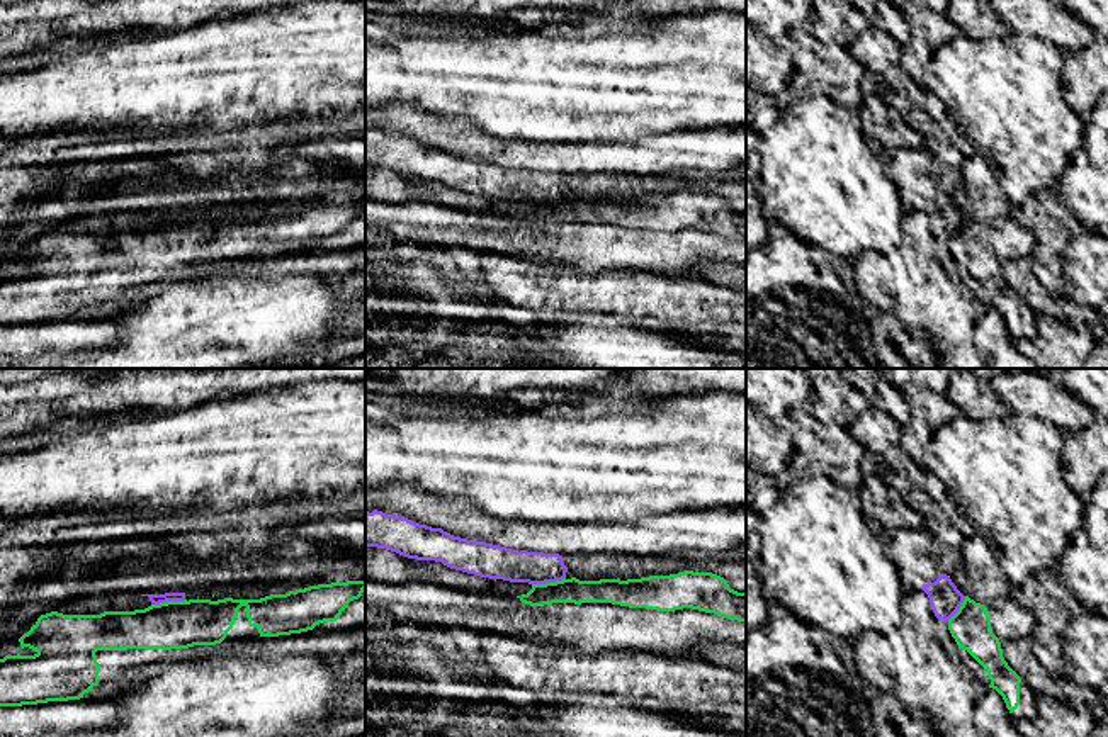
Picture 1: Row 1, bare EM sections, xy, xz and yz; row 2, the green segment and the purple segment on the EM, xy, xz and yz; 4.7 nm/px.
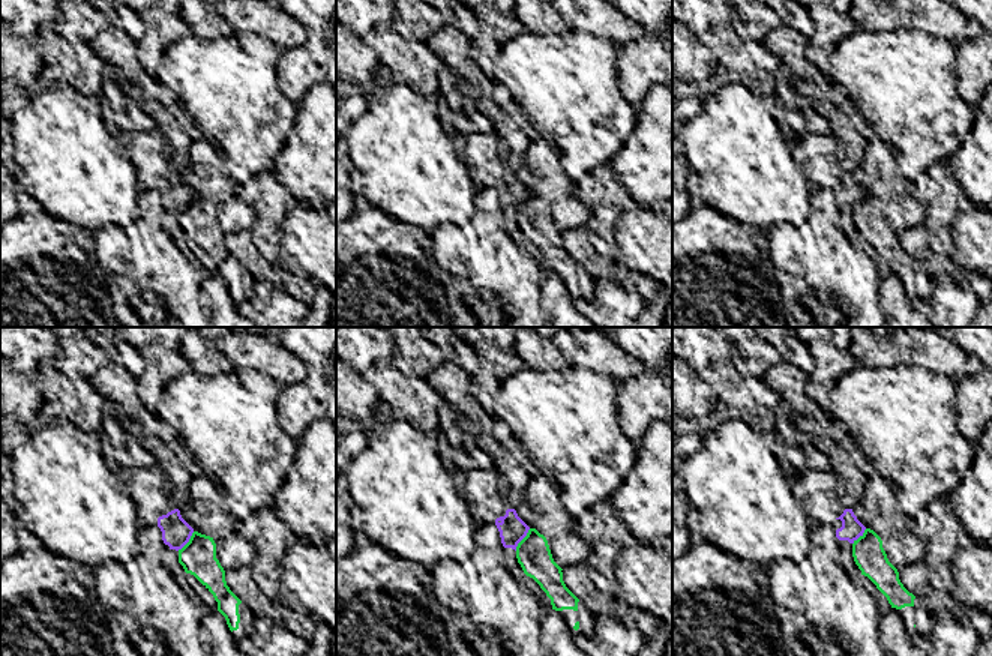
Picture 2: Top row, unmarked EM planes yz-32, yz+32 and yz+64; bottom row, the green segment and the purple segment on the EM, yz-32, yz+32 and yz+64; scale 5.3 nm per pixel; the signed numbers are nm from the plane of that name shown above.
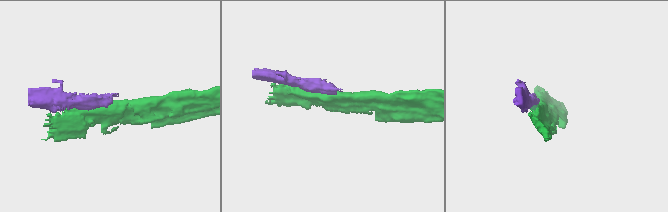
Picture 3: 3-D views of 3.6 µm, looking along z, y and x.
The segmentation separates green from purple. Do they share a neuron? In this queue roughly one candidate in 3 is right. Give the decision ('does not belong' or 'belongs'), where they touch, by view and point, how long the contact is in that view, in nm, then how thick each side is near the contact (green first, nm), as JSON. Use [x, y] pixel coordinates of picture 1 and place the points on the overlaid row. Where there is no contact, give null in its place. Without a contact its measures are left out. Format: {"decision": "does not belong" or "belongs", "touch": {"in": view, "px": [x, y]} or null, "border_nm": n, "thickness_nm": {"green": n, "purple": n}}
{"decision": "does not belong", "touch": {"in": "xy", "px": [167, 601]}, "border_nm": 160, "thickness_nm": {"green": 220, "purple": 50}}

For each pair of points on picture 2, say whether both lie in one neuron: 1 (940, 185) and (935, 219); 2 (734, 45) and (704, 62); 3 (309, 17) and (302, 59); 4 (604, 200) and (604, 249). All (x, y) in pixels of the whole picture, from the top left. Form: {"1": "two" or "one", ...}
{"1": "one", "2": "two", "3": "one", "4": "one"}

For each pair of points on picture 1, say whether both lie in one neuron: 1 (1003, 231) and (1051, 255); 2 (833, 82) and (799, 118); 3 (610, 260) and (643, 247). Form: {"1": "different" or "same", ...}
{"1": "different", "2": "different", "3": "different"}

